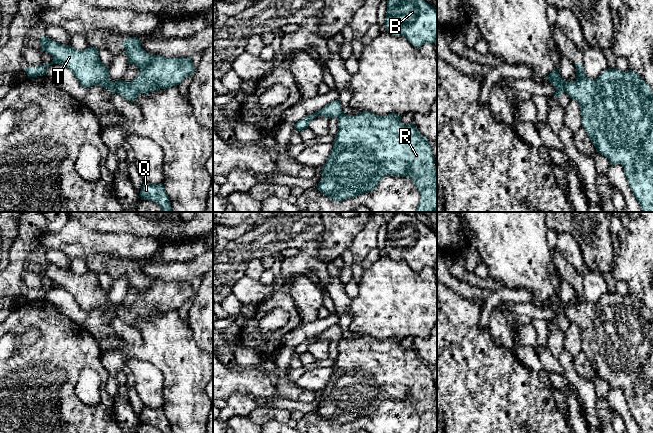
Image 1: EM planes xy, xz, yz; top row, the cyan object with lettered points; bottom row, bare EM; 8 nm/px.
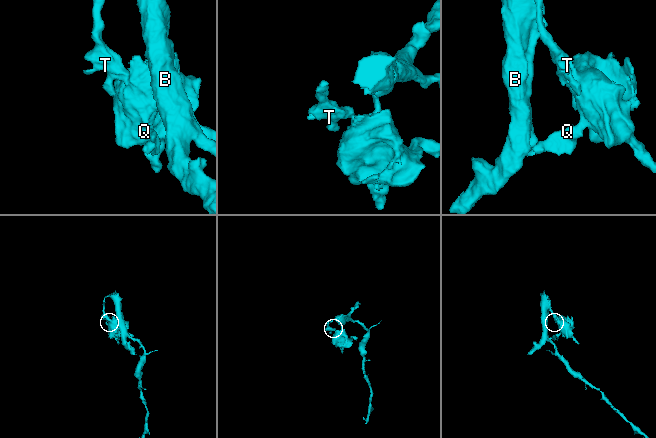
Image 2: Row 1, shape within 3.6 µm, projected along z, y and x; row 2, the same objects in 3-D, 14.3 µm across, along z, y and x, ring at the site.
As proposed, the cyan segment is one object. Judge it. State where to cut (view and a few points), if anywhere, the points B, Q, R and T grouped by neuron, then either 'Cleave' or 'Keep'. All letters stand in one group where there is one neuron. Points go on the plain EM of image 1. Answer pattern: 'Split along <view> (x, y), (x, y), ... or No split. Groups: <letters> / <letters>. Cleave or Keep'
Split along xy (116, 305), (115, 315). Groups: B T / Q R. Cleave

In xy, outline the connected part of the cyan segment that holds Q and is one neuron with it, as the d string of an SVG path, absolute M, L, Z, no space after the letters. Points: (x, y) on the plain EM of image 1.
M144 407L140 415L141 424L156 426L162 433L172 433L170 423L165 416L163 408Z

